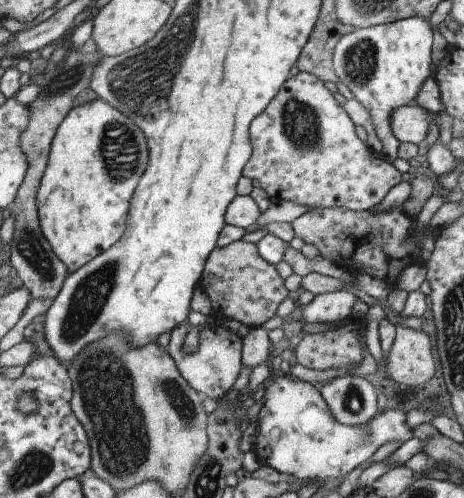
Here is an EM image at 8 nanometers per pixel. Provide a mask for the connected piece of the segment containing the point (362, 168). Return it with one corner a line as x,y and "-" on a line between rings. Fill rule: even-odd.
298,72
285,80
265,110
250,122
250,155
241,174
249,178
254,187
268,194
271,201
283,198
312,209
343,207
363,212
381,202
387,190
401,181
401,175
392,164
384,162
381,152
369,152
367,145
355,135
354,128
338,97
325,88
316,76

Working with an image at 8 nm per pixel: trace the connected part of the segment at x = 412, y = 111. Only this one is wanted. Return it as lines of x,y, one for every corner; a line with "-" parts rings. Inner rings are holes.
399,106
393,108
389,116
389,130
401,142
419,146
431,122
438,124
437,116
438,112
429,114
429,111
419,106

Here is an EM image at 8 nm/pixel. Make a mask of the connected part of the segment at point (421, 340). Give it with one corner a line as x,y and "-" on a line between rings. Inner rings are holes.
396,326
394,339
384,360
386,377
405,386
417,386
435,374
429,336
420,330

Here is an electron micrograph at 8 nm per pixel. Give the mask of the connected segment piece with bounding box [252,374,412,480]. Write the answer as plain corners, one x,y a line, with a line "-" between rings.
271,374
260,387
264,387
263,403
256,416
259,428
252,452
261,465
268,465
285,478
305,480
325,475
347,475
385,442
404,443
412,438
401,409
383,409
367,420
367,424
353,428
343,426
333,418
318,386
288,375

